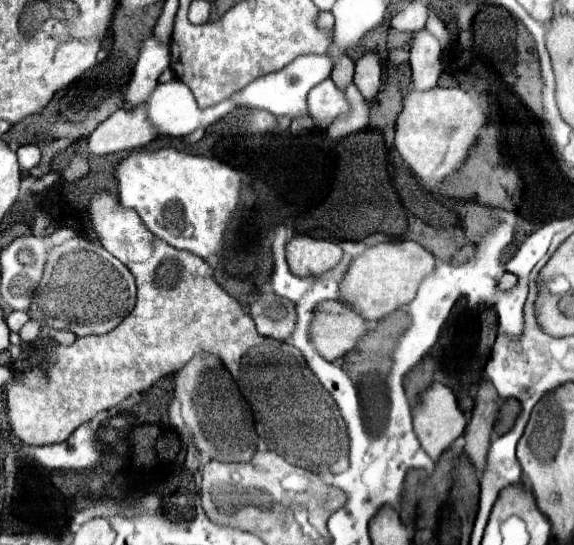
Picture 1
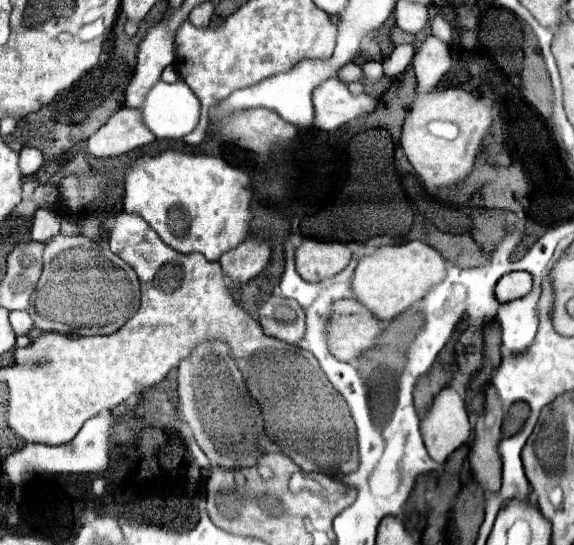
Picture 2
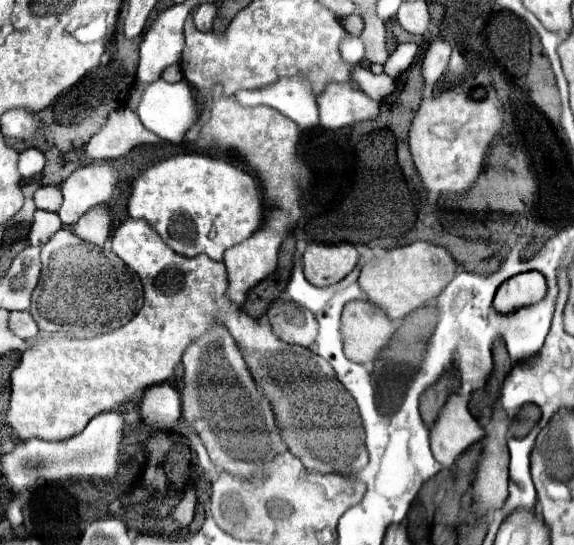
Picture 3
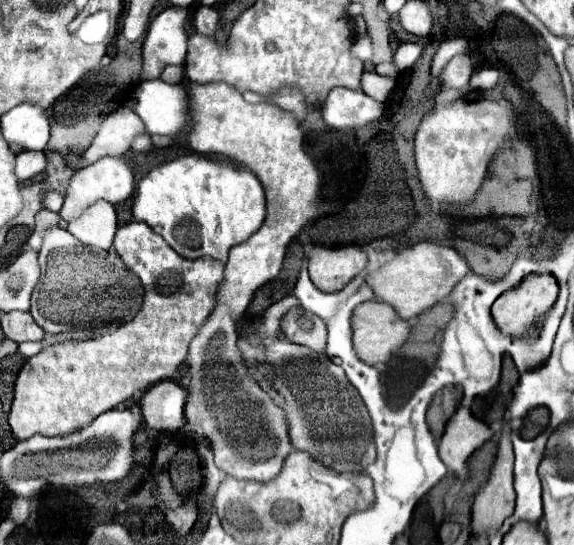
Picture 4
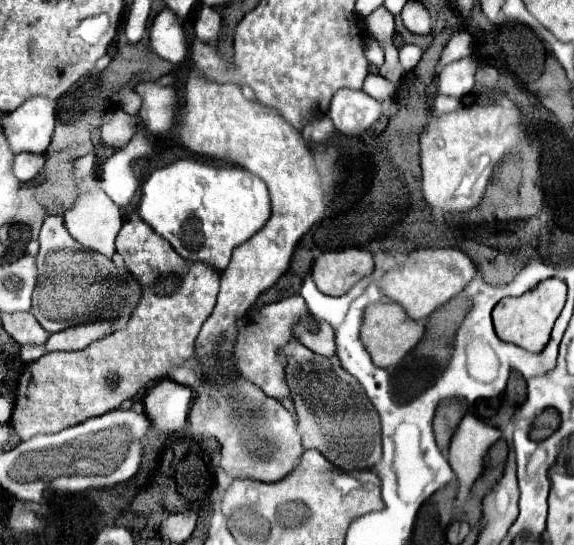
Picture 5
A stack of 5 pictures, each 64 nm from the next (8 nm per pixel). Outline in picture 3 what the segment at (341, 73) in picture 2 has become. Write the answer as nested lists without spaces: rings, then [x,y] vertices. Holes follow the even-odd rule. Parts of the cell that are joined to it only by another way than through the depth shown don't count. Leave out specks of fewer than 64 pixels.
[[[354,66],[350,72],[350,78],[352,78],[352,82],[360,84],[362,92],[366,92],[370,98],[374,98],[378,102],[394,90],[394,78],[390,78],[386,74],[374,76],[370,70],[366,70],[362,66]]]

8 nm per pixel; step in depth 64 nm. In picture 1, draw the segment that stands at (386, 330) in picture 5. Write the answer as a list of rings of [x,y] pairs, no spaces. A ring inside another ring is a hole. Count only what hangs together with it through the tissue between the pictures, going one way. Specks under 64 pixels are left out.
[[[336,300],[318,304],[310,324],[310,340],[314,348],[330,362],[340,360],[366,332],[368,324],[364,318]]]

